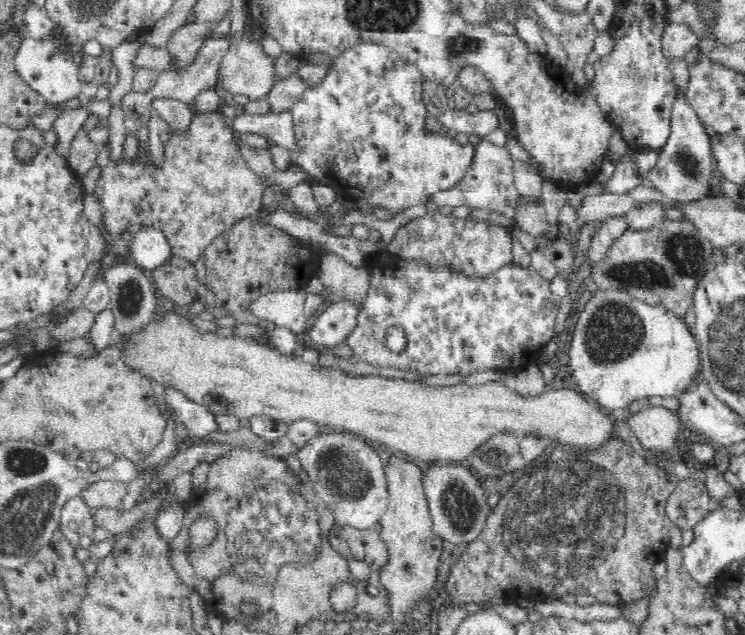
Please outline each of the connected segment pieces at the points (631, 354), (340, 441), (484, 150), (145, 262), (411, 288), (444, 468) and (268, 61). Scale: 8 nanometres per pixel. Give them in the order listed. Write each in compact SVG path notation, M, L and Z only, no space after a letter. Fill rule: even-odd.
M594 290L576 322L568 351L570 372L581 392L608 413L623 415L634 400L651 396L677 396L700 372L701 350L692 330L669 309L629 298L626 291Z
M320 431L316 437L301 445L298 452L294 452L294 456L298 458L302 470L308 474L308 483L312 486L311 492L331 509L336 522L370 529L387 512L389 494L384 462L375 452L374 445L359 435L346 431L333 434Z
M482 139L476 144L476 156L466 172L466 176L451 190L442 190L427 198L427 202L434 202L440 207L490 208L492 212L502 214L506 218L516 218L523 205L523 198L516 189L513 175L513 160L506 147L494 145Z
M143 227L136 232L130 251L134 265L145 273L163 266L173 256L168 238L152 227Z
M384 250L375 254L370 262L365 264L364 270L370 275L368 280L368 292L363 298L361 303L358 303L356 324L353 326L350 334L344 338L344 344L352 350L354 354L354 360L360 360L366 362L366 364L372 364L372 366L378 366L378 368L398 368L400 370L409 370L410 372L418 372L420 374L461 374L462 376L471 374L474 371L484 371L486 369L494 369L499 371L517 371L529 363L535 362L539 359L541 351L546 346L546 342L554 335L554 324L556 324L556 316L558 316L558 310L560 310L560 302L562 298L556 296L550 289L551 282L546 280L536 268L533 268L531 264L528 268L525 266L518 266L515 262L506 264L506 266L500 266L498 270L488 275L468 275L462 271L457 271L450 263L429 263L425 259L407 259L401 258L398 255L392 255L390 251ZM392 326L397 326L398 329L402 329L408 344L406 348L400 352L392 351L386 343L386 334L388 330L392 329Z
M459 464L423 465L424 489L434 519L434 531L440 533L442 540L450 540L461 548L472 542L481 533L484 518L491 512L488 500L492 500L484 490L481 480L466 467Z
M246 37L235 38L230 42L227 53L222 56L217 64L216 90L225 95L229 100L242 94L249 100L258 100L266 97L268 91L276 82L274 69L275 60L264 52L262 44L247 40Z

